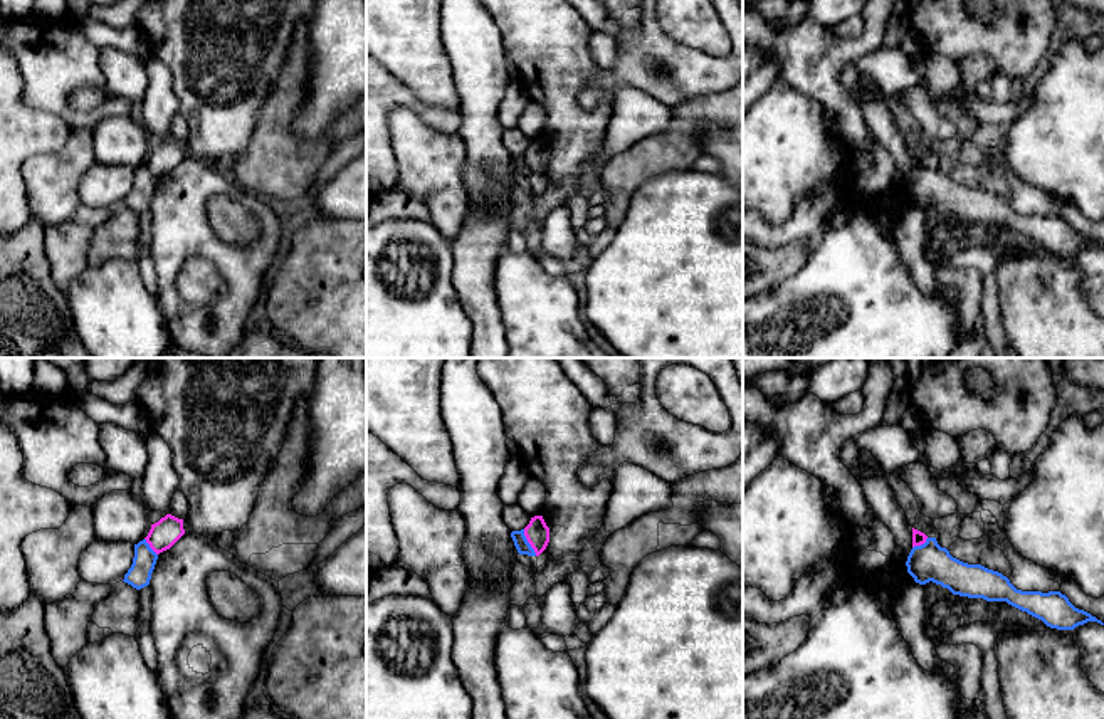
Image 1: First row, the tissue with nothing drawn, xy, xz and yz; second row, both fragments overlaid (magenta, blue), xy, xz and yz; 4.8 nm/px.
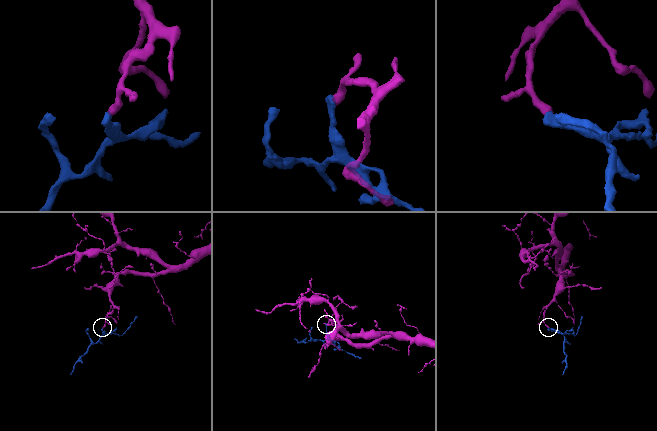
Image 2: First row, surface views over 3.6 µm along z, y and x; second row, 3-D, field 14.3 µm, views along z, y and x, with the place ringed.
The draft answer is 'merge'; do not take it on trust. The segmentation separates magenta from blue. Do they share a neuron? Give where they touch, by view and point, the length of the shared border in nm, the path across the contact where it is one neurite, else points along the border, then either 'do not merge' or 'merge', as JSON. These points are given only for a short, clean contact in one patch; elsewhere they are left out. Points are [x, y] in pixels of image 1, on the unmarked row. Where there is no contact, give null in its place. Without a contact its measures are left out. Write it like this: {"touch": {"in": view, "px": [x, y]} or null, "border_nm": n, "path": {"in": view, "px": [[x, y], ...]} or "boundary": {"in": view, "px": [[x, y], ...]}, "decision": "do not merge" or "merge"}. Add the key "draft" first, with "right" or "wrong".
{"draft": "wrong", "touch": {"in": "xz", "px": [528, 165]}, "border_nm": 140, "boundary": {"in": "xz", "px": [[523, 153], [536, 178]]}, "decision": "do not merge"}

